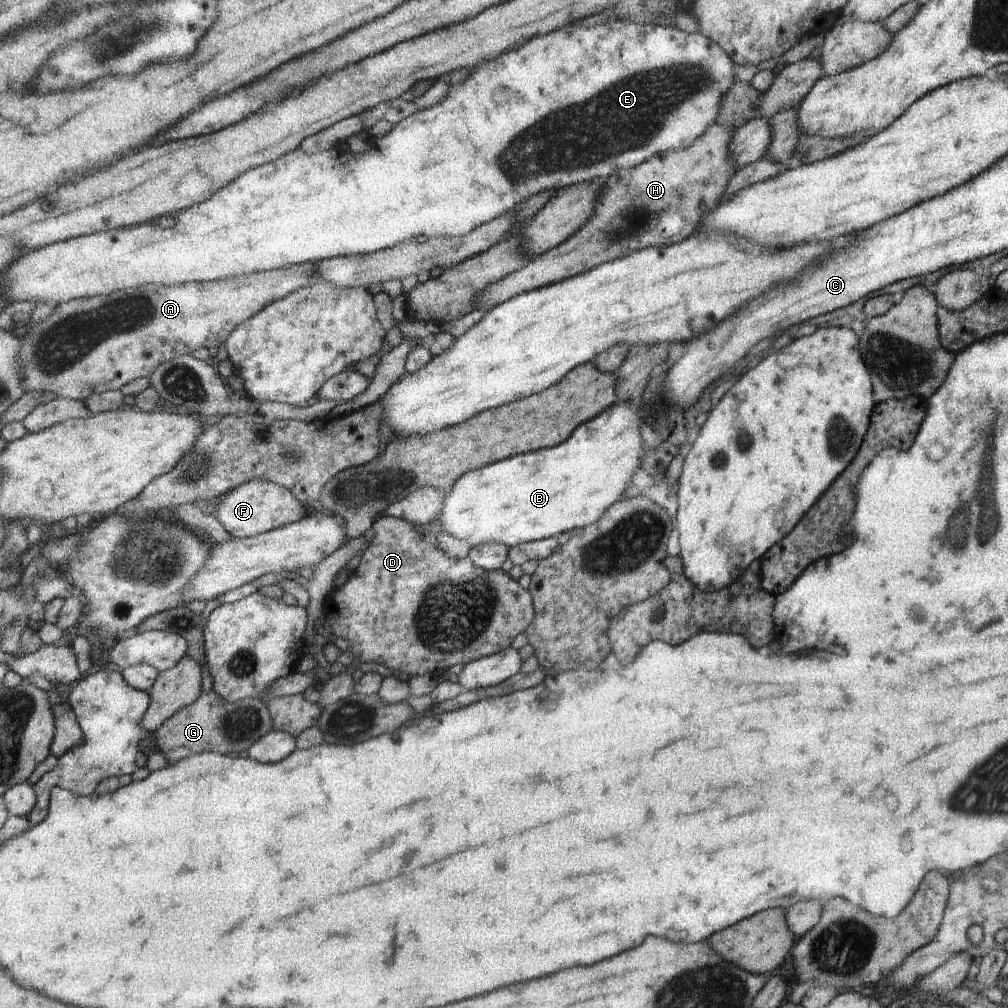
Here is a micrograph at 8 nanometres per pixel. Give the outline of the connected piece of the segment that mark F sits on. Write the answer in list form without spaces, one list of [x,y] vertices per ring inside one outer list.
[[[258,479],[238,486],[224,495],[222,502],[218,504],[216,517],[234,537],[246,538],[302,520],[309,514],[307,510],[308,508],[302,506],[300,500],[294,496],[293,491],[272,481]]]

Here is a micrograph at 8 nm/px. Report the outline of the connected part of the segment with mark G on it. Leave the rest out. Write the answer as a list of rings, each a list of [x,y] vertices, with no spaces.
[[[210,690],[204,692],[200,700],[197,700],[193,705],[180,710],[178,714],[165,722],[165,725],[157,731],[157,748],[166,754],[171,765],[178,764],[186,758],[194,758],[196,754],[206,754],[206,751],[216,751],[224,755],[242,754],[249,750],[256,741],[260,741],[272,728],[272,715],[269,713],[269,707],[265,700],[247,697],[242,698],[240,702],[228,702],[216,690]]]

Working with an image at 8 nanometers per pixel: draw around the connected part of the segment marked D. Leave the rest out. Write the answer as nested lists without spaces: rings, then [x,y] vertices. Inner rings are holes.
[[[380,516],[372,529],[374,538],[361,555],[358,568],[323,602],[326,606],[335,606],[336,611],[328,614],[328,618],[321,613],[329,626],[350,640],[349,650],[355,655],[354,660],[376,662],[409,677],[443,674],[456,664],[465,665],[506,650],[514,636],[533,624],[536,616],[533,596],[509,573],[501,569],[484,570],[469,556],[450,558],[450,554],[436,546],[438,534],[420,533],[414,524],[404,519]]]

